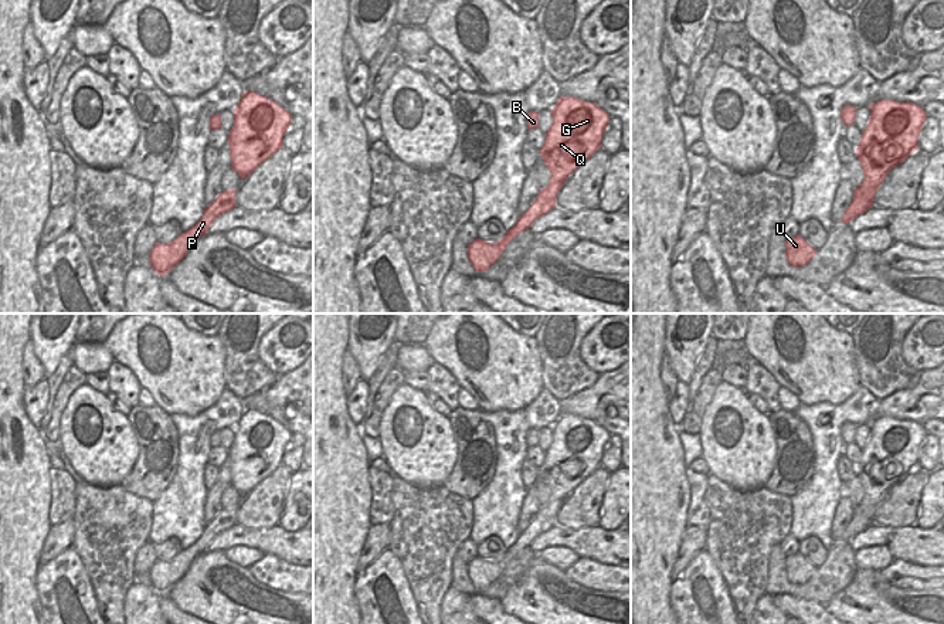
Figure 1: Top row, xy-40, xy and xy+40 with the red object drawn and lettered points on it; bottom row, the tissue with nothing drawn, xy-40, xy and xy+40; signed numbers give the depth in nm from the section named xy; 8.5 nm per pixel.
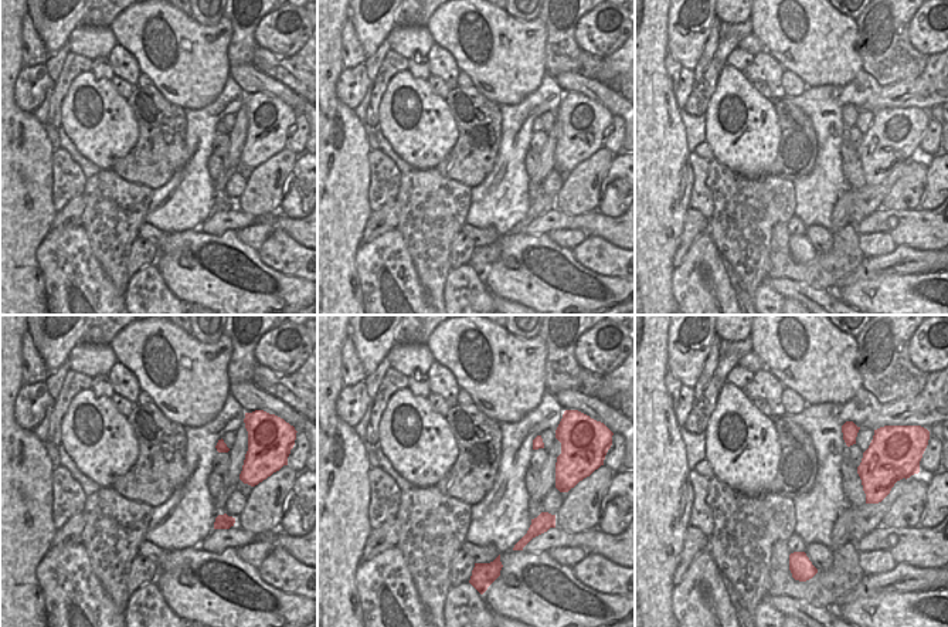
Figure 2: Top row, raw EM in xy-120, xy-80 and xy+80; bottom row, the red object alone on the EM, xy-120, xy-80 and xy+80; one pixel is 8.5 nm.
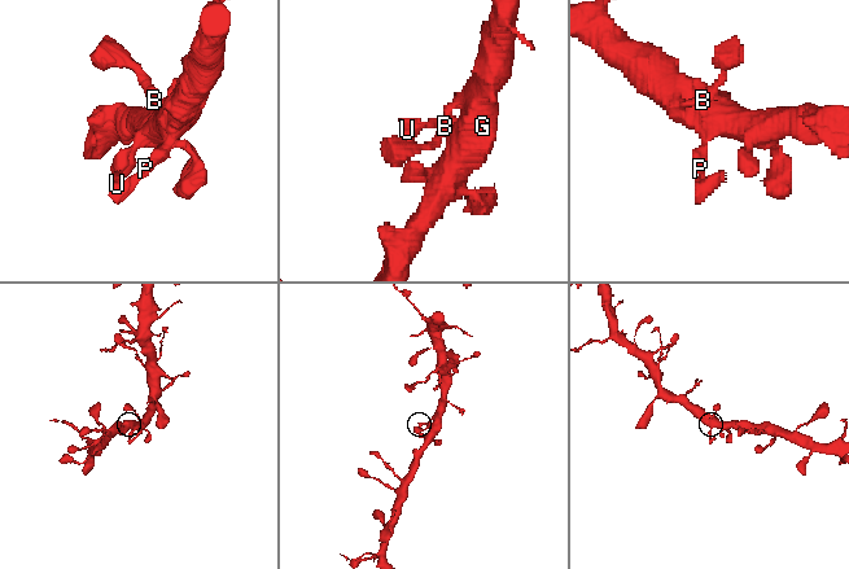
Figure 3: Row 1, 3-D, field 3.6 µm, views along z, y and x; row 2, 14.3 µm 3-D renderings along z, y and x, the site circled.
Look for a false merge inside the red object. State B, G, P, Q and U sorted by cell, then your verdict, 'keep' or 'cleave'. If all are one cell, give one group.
B G P Q U; keep

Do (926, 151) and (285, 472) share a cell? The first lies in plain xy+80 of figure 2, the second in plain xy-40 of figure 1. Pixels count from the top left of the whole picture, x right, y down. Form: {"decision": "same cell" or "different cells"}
{"decision": "different cells"}

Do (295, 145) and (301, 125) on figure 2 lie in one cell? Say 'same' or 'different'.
same

